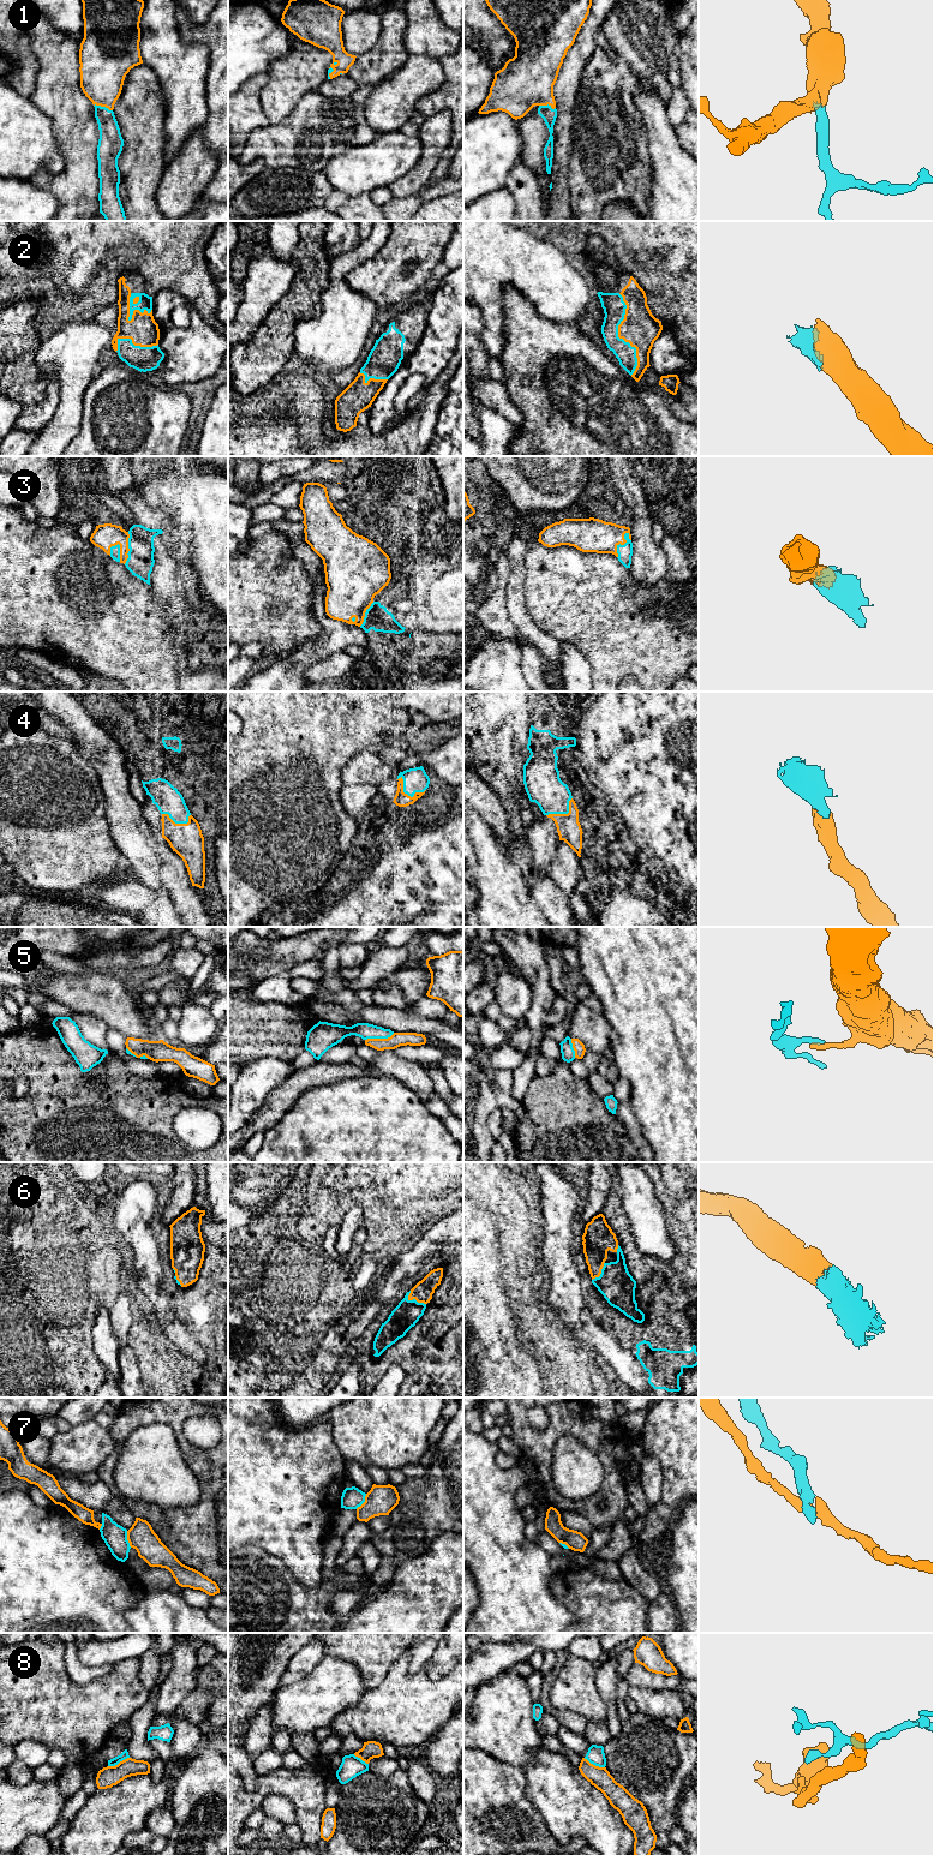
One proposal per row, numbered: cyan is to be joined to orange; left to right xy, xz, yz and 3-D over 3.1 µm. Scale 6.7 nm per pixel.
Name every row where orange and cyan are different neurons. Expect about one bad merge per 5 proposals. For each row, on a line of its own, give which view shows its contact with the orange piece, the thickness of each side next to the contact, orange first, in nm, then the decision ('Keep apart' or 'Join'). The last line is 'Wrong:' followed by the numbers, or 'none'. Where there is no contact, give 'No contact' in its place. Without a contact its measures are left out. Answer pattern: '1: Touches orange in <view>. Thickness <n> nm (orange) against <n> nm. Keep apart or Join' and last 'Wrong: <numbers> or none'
1: Touches orange in xy. Thickness 300 nm (orange) against 160 nm. Join
2: Touches orange in yz. Thickness 240 nm (orange) against 150 nm. Join
3: Touches orange in yz. Thickness 220 nm (orange) against 100 nm. Join
4: Touches orange in xz. Thickness 100 nm (orange) against 160 nm. Join
5: Touches orange in xz. Thickness 100 nm (orange) against 110 nm. Keep apart
6: Touches orange in xz. Thickness 140 nm (orange) against 170 nm. Join
7: Touches orange in xy. Thickness 180 nm (orange) against 160 nm. Keep apart
8: Touches orange in xy. Thickness 140 nm (orange) against 50 nm. Keep apart
Wrong: 5, 7, 8

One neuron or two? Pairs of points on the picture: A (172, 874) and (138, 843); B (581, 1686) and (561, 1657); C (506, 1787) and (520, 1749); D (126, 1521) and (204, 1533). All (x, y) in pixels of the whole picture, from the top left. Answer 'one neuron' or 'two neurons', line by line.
A: one neuron
B: two neurons
C: two neurons
D: two neurons

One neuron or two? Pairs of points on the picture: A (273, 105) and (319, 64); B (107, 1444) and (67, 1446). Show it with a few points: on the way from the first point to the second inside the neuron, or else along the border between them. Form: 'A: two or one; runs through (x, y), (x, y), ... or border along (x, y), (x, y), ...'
A: one; runs through (285, 93), (307, 71)
B: one; runs through (97, 1444), (77, 1446)

